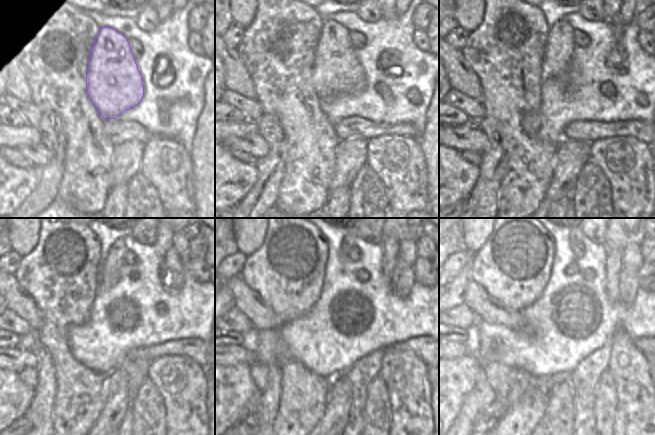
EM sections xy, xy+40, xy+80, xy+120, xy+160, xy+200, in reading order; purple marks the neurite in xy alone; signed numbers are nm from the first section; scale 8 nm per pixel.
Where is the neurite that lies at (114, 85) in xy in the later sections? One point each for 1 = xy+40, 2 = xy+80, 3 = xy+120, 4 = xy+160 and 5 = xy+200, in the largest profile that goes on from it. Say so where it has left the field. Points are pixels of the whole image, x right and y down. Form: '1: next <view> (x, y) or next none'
1: next xy+40 (337, 70)
2: next xy+80 (559, 48)
3: next xy+120 (110, 268)
4: next xy+160 (344, 249)
5: next xy+200 (572, 238)

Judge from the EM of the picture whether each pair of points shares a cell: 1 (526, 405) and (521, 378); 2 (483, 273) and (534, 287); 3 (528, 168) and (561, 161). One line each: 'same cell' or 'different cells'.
1: same cell
2: same cell
3: different cells

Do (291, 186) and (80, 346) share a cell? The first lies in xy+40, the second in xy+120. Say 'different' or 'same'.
different

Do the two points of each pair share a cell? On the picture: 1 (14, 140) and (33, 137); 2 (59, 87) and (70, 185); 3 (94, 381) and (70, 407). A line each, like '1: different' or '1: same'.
1: same
2: same
3: same

